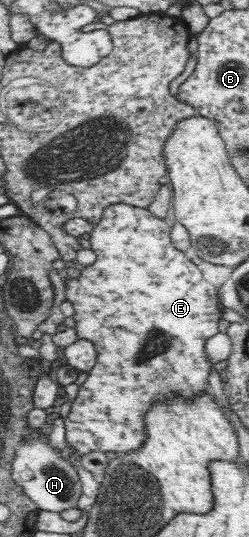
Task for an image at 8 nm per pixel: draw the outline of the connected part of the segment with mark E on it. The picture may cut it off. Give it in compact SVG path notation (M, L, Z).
M112 203L108 207L104 207L100 221L94 224L92 231L88 233L90 245L96 252L97 258L92 265L81 266L80 274L76 278L70 278L64 275L64 285L66 300L74 306L74 329L78 340L86 339L90 341L97 352L97 363L93 367L88 379L83 385L80 385L77 397L74 403L71 403L71 410L64 420L66 428L66 442L70 447L80 454L86 455L91 451L117 451L118 453L129 453L141 447L145 441L144 437L144 413L148 411L148 407L154 403L154 399L168 399L170 395L183 395L183 397L194 397L194 393L204 392L208 387L208 375L213 371L212 364L208 360L205 353L205 344L209 338L216 336L218 331L218 322L221 320L222 306L219 298L219 292L214 285L209 282L202 270L191 260L185 252L176 249L170 239L170 225L172 221L168 219L160 219L154 217L146 208L134 207L126 203Z

